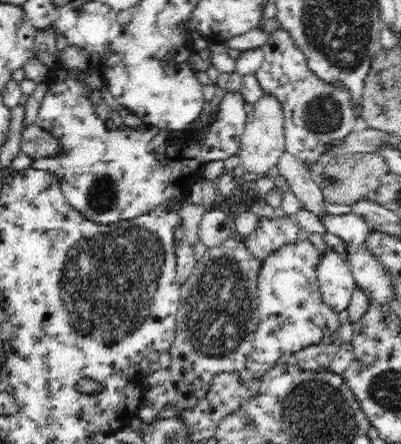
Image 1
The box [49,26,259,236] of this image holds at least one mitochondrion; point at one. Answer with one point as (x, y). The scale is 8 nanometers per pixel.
(103, 193)

